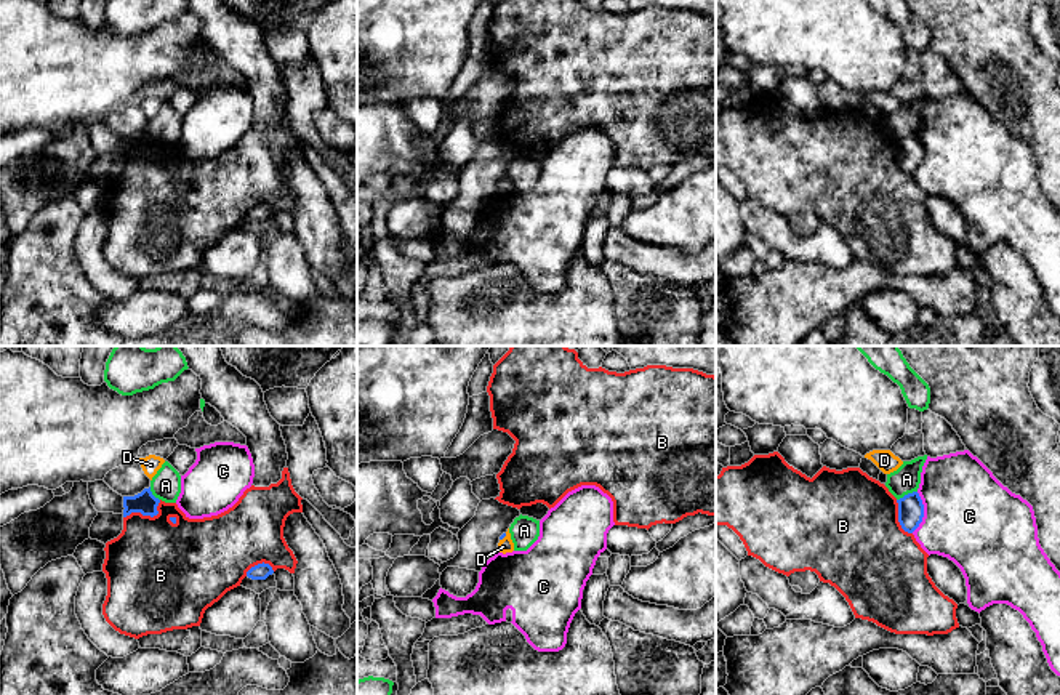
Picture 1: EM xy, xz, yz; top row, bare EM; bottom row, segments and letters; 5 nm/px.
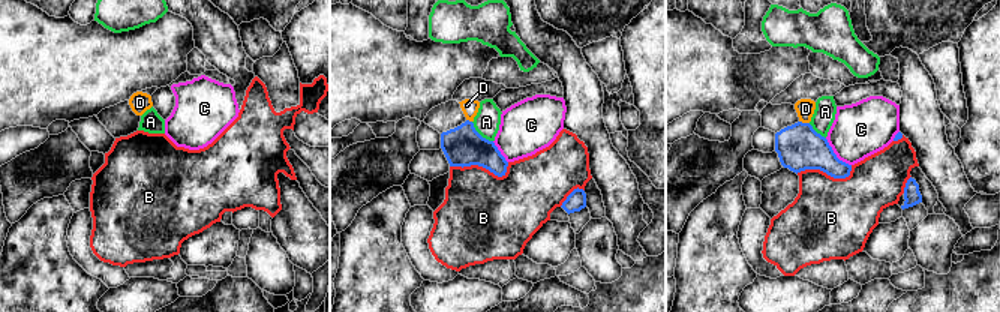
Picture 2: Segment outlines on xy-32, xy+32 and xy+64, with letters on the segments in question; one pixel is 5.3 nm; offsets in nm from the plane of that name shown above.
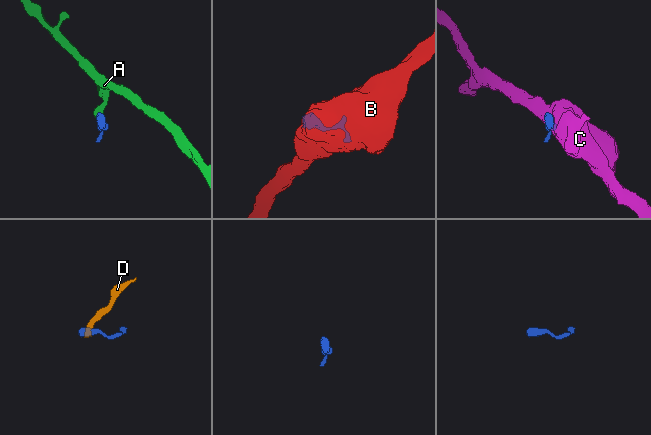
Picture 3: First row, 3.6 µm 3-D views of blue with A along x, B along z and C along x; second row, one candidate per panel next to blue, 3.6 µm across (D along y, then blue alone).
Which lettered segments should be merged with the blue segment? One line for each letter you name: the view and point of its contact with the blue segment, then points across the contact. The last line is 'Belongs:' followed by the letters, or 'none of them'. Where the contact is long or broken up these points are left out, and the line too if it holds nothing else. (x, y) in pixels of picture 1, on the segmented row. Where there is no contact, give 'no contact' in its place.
D: contact xz (503, 537); way xz (503, 535), (503, 537), (505, 545)
Belongs: D

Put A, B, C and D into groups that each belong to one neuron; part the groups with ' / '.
A / B / C / D

